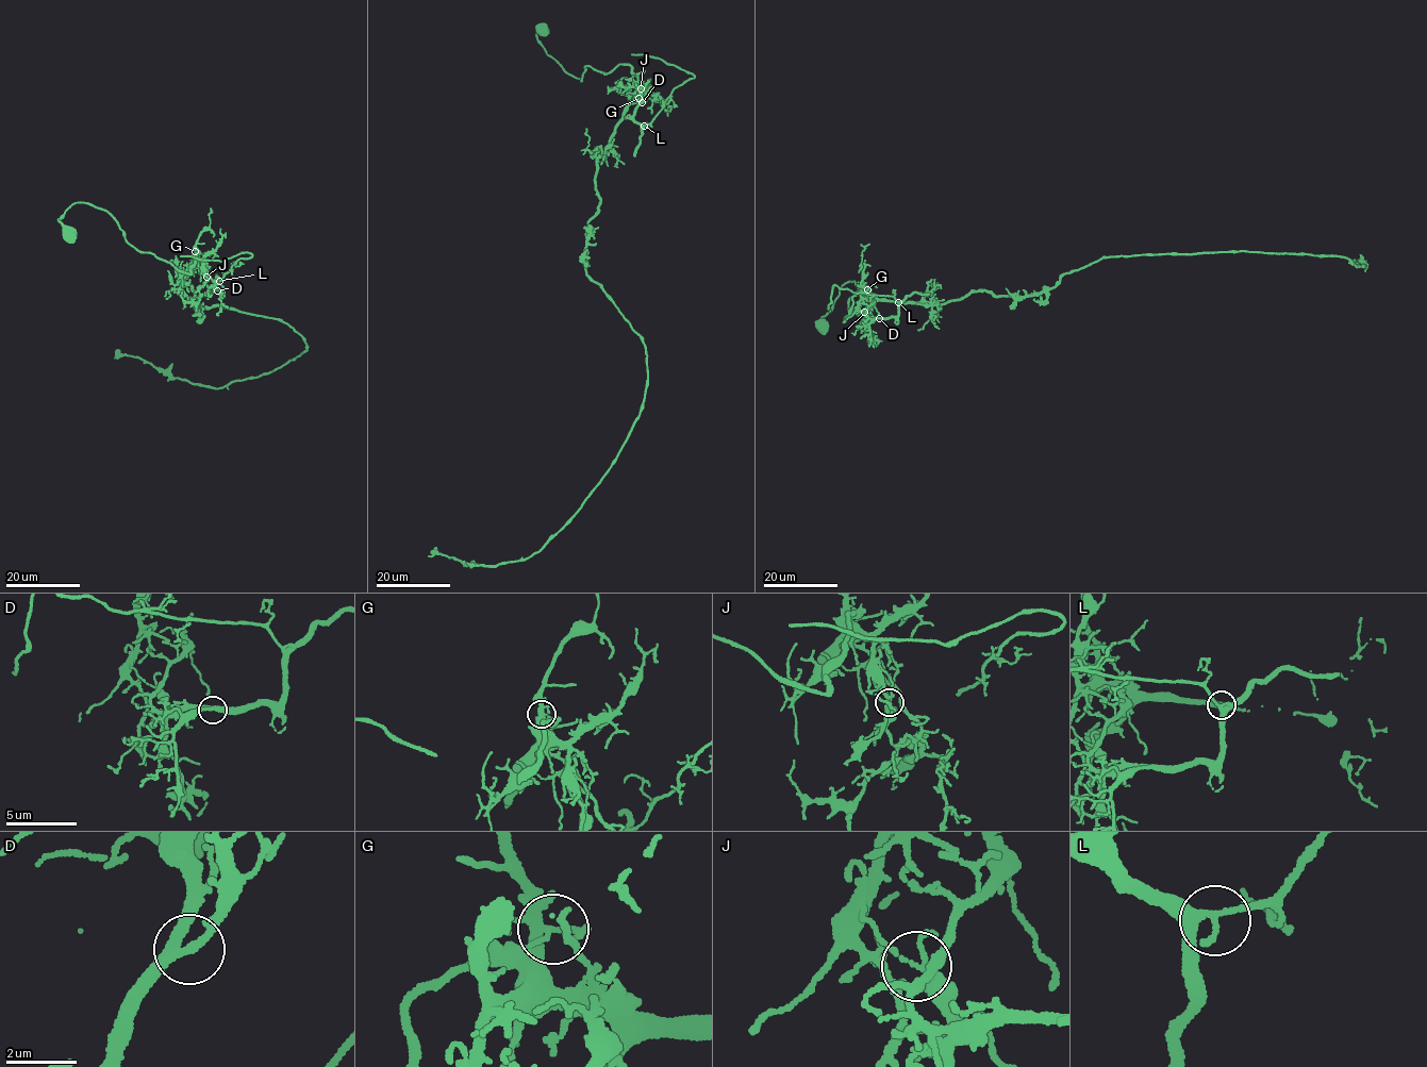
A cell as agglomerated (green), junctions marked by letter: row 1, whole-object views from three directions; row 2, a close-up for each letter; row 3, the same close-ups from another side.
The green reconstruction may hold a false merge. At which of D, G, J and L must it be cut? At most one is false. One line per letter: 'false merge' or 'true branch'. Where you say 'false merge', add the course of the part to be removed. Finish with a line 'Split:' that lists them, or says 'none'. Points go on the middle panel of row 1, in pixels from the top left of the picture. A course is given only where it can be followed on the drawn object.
D: true branch
G: true branch
J: false merge; foreign part runs (641, 88), (646, 88), (632, 118), (647, 124), (676, 87), (694, 76), (659, 59), (631, 54)
L: true branch
Split: J

